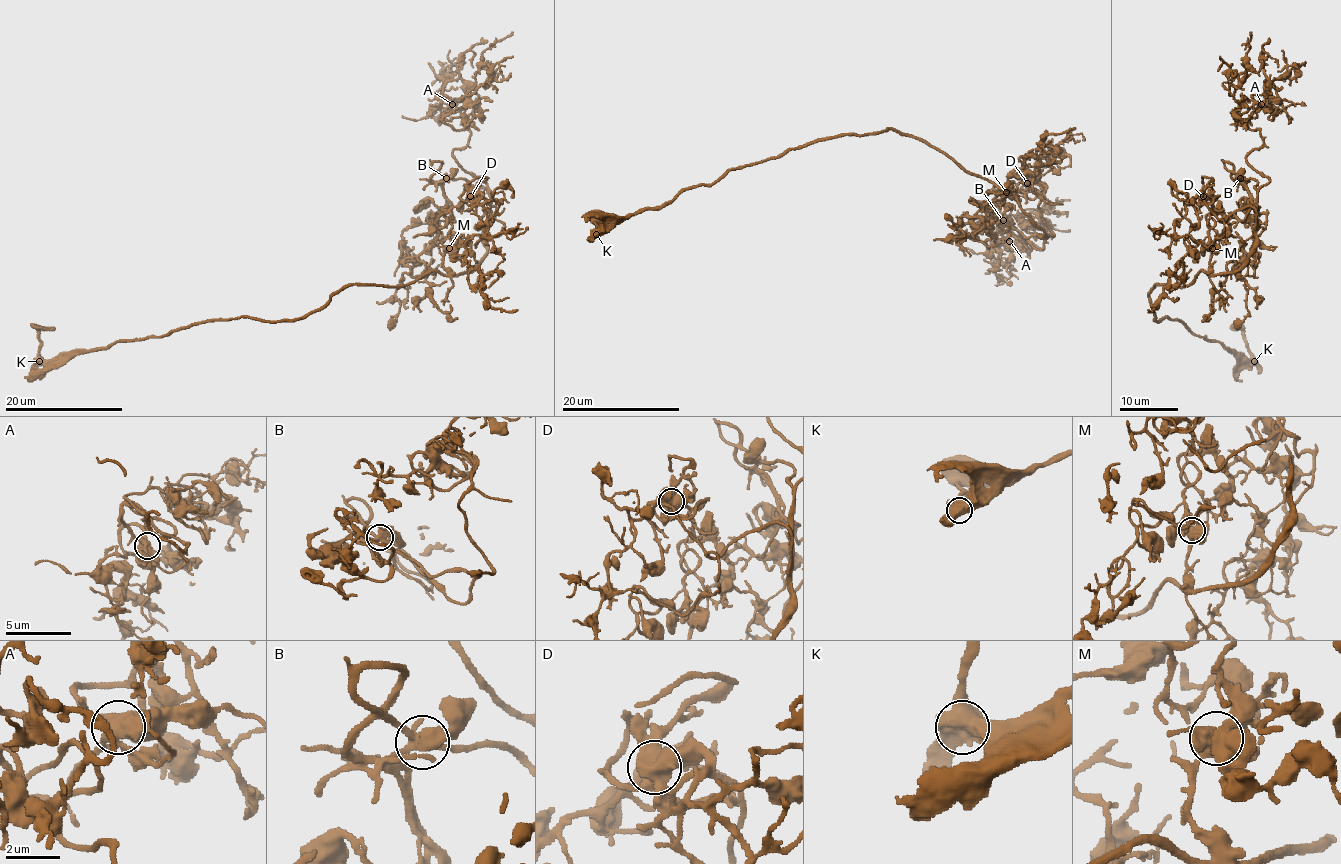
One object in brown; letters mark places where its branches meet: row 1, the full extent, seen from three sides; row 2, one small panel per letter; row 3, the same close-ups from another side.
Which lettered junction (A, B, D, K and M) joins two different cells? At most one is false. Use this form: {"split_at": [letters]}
{"split_at": []}

